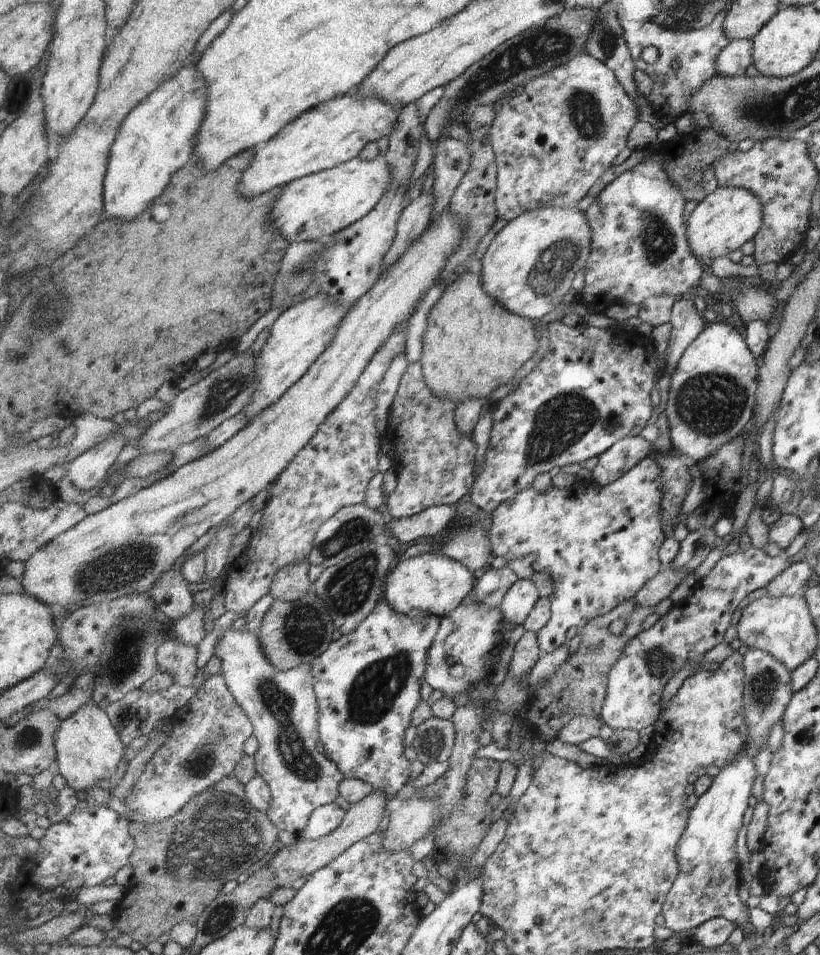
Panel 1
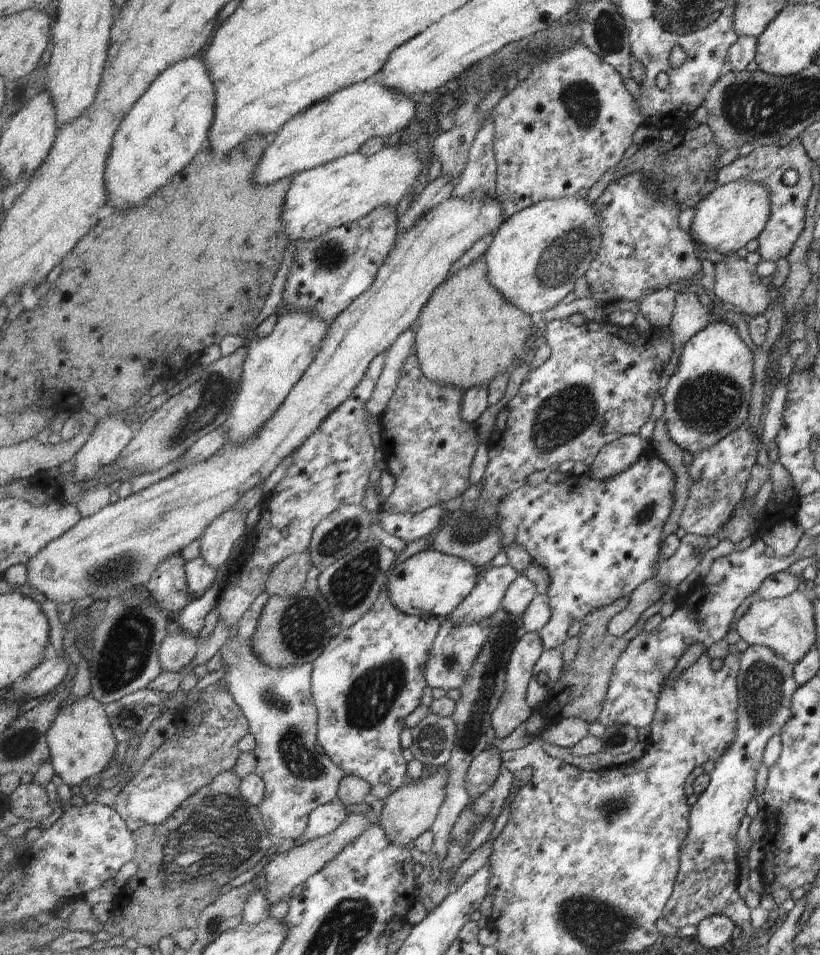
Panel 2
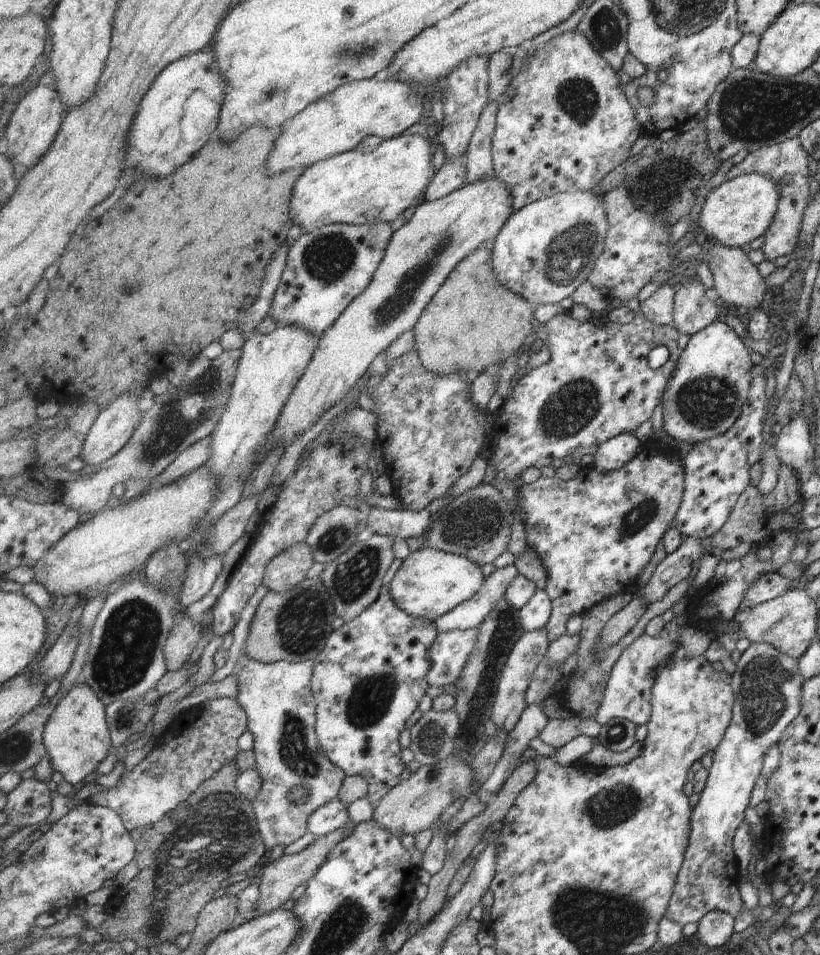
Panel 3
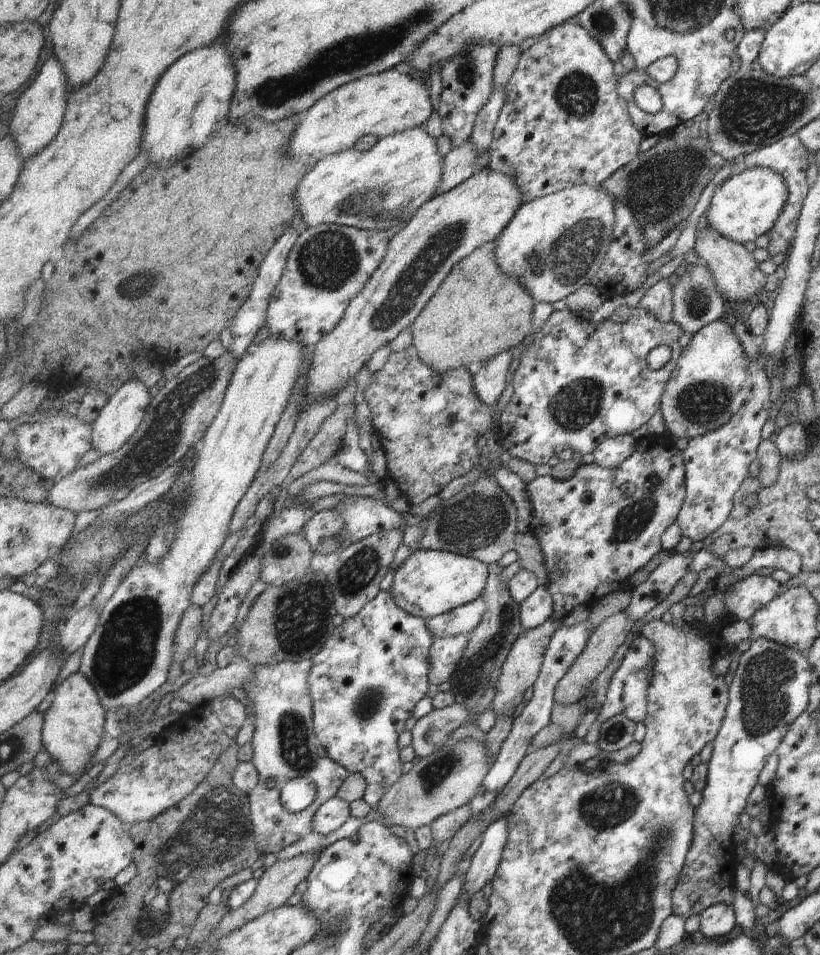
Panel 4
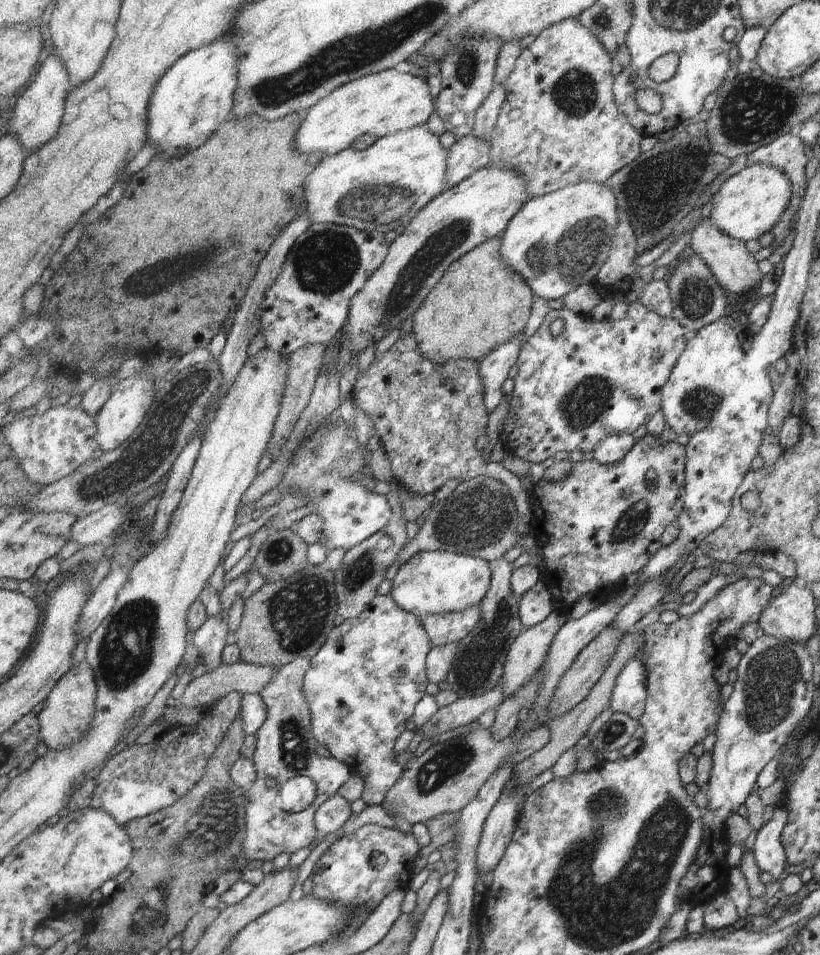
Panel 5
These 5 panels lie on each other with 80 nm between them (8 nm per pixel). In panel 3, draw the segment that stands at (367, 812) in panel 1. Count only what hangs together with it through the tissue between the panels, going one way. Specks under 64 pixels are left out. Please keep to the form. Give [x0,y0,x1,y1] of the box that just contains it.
[256,827,349,916]

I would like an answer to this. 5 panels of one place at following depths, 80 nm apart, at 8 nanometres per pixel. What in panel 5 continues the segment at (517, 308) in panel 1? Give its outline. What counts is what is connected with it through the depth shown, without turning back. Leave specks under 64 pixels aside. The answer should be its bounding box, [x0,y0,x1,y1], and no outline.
[502,181,620,300]

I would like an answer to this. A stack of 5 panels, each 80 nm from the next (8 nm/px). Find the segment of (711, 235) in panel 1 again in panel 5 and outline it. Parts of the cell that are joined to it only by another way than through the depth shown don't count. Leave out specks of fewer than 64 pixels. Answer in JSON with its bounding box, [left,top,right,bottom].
[705,163,790,242]

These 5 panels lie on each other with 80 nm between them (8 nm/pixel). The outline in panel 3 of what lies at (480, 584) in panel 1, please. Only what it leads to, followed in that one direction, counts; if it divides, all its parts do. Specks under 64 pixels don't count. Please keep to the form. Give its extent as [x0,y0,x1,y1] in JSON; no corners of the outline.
[434,564,517,632]

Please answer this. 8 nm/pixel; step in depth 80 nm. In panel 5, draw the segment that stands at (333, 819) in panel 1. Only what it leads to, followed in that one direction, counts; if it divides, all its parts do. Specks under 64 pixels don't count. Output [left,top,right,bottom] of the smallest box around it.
[316,794,354,835]

